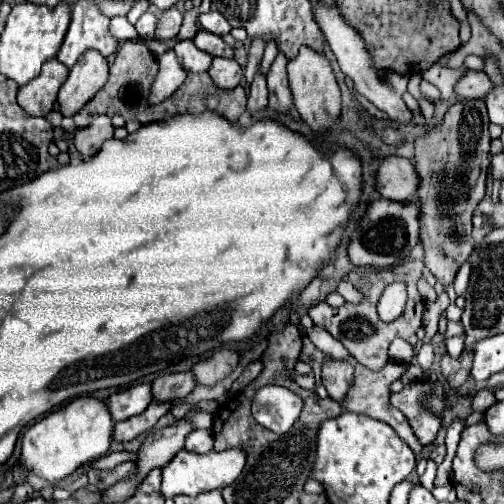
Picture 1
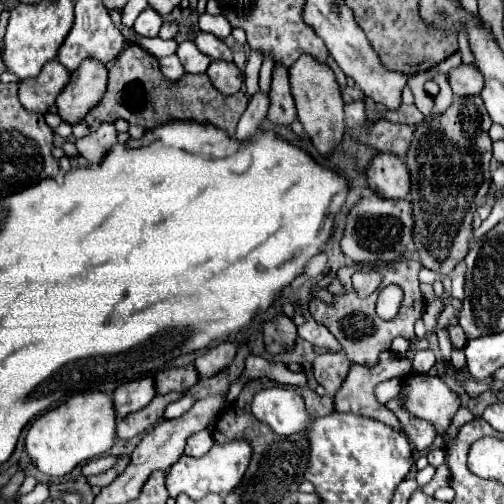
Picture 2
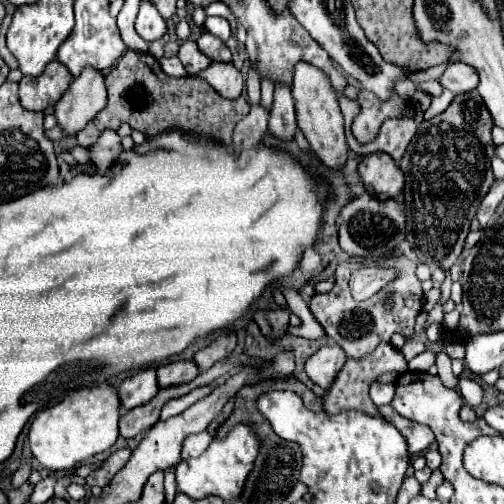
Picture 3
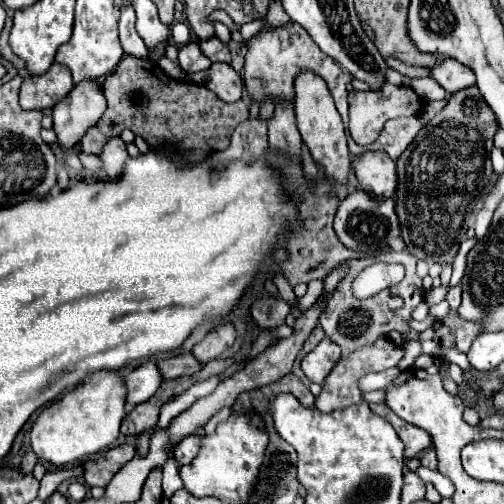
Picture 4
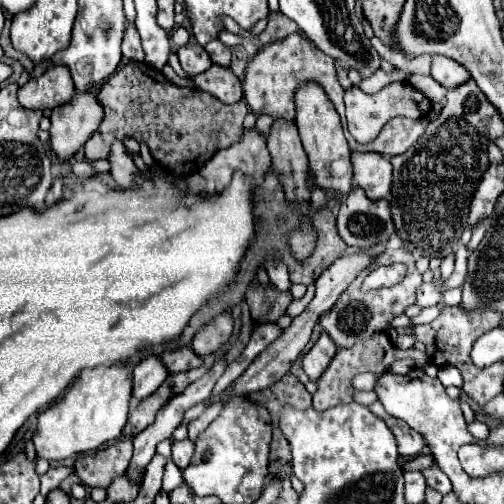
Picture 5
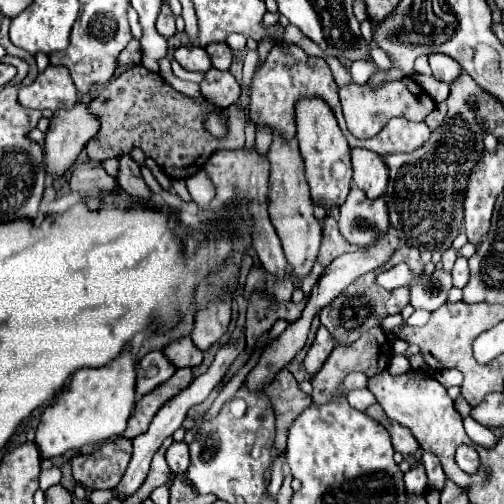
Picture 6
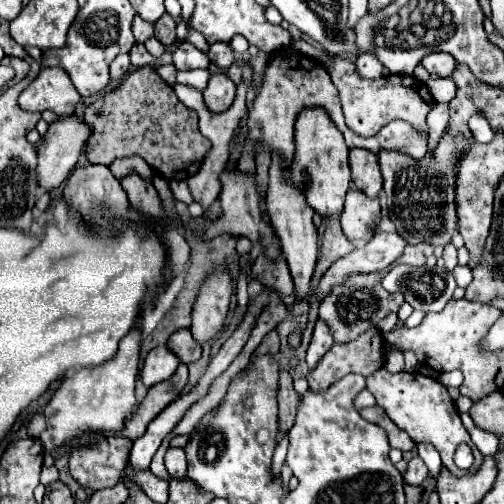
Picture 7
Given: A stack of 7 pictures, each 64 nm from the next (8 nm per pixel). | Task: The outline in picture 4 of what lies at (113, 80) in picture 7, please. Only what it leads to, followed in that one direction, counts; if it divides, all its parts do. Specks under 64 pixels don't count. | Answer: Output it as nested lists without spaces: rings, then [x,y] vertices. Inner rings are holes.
[[[132,4],[122,8],[122,16],[120,16],[120,44],[124,48],[124,54],[128,56],[136,56],[136,58],[148,58],[148,50],[144,48],[142,38],[138,36],[136,28],[134,28],[134,8]]]

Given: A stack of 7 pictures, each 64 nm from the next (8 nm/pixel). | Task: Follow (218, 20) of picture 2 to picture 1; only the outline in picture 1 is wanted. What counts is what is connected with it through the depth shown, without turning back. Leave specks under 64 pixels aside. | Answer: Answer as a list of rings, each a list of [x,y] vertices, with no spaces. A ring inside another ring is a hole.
[[[206,12],[206,14],[200,14],[198,16],[198,22],[204,30],[216,34],[216,36],[224,36],[230,32],[230,24],[226,22],[226,18],[220,14],[220,12]]]

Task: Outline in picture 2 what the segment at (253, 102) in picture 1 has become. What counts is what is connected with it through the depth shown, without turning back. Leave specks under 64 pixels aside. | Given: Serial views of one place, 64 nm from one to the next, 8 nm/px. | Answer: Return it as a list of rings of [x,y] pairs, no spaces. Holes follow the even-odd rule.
[[[258,92],[256,96],[250,98],[250,104],[248,104],[244,116],[242,116],[240,122],[238,122],[236,140],[238,140],[238,142],[250,140],[250,138],[258,132],[262,120],[266,118],[266,112],[268,112],[268,96],[262,94],[262,92]]]

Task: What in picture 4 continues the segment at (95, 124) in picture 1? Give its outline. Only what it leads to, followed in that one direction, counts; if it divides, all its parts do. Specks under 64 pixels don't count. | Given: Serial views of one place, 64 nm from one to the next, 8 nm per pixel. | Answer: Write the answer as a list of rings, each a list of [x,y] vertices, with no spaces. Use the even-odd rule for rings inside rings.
[[[112,138],[102,152],[102,162],[104,162],[104,170],[108,172],[108,176],[112,180],[120,180],[120,176],[124,174],[124,164],[128,162],[128,152],[126,152],[126,144],[122,142],[122,138]]]

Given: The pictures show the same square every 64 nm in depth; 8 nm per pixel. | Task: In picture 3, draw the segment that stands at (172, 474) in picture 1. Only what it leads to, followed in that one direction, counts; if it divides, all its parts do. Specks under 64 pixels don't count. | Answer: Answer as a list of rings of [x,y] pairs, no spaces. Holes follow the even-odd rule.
[[[236,424],[224,438],[214,436],[210,446],[202,452],[202,456],[192,458],[192,460],[182,460],[176,466],[176,482],[178,482],[178,492],[188,494],[190,498],[206,498],[206,496],[218,496],[226,502],[238,500],[248,474],[254,468],[254,460],[260,450],[260,440],[252,432],[248,424]]]

